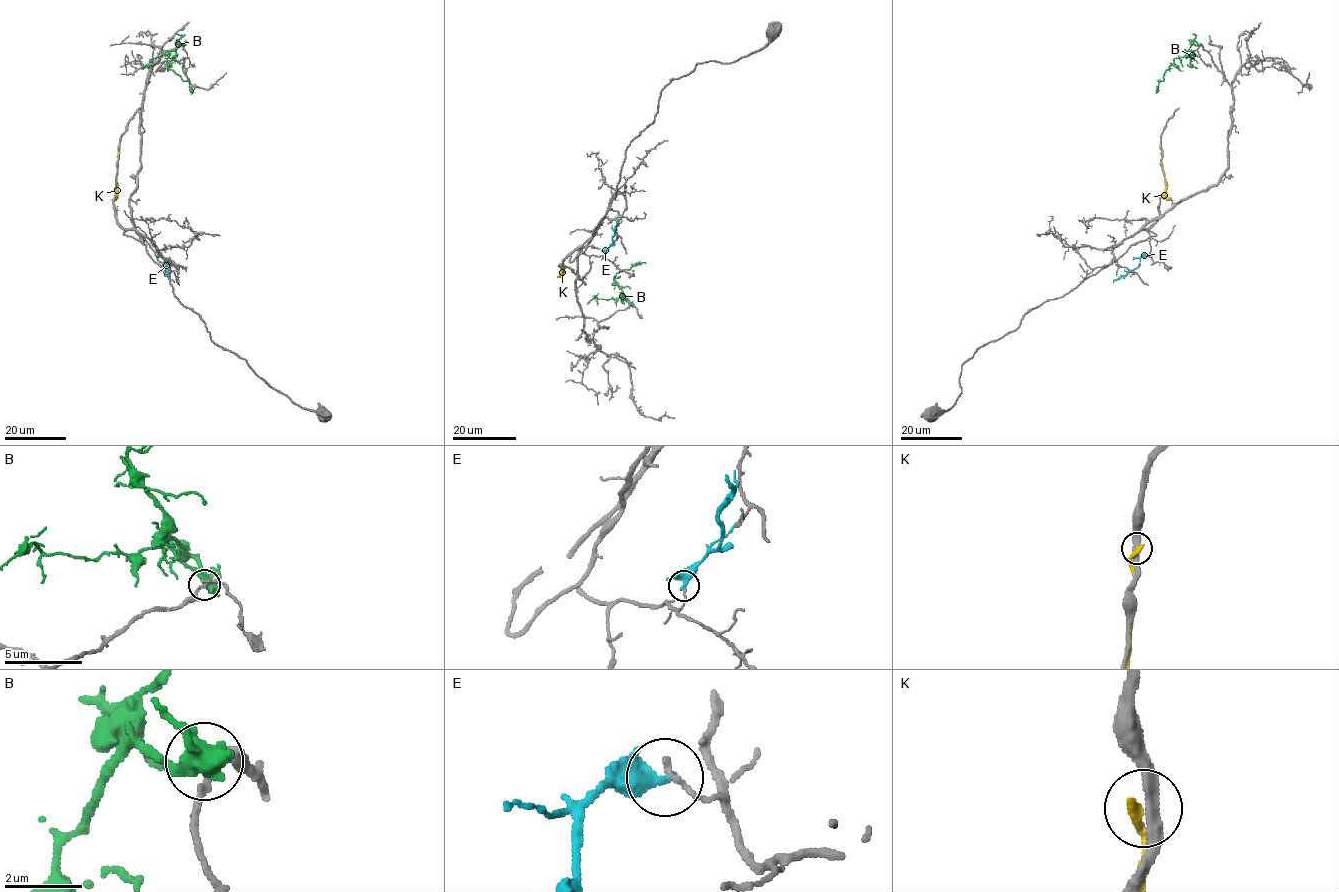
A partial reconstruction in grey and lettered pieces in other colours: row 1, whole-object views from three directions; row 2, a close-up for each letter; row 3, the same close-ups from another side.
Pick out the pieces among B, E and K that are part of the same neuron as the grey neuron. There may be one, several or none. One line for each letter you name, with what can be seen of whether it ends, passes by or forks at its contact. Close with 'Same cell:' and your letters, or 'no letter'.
Same cell: no letter

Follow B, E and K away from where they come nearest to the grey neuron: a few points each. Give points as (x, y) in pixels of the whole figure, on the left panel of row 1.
B: (182, 45), (180, 43), (176, 54), (168, 58), (167, 64), (188, 82), (192, 89), (198, 86)
E: (158, 255), (163, 258), (167, 275), (174, 282)
K: (118, 153), (117, 196), (111, 199)

